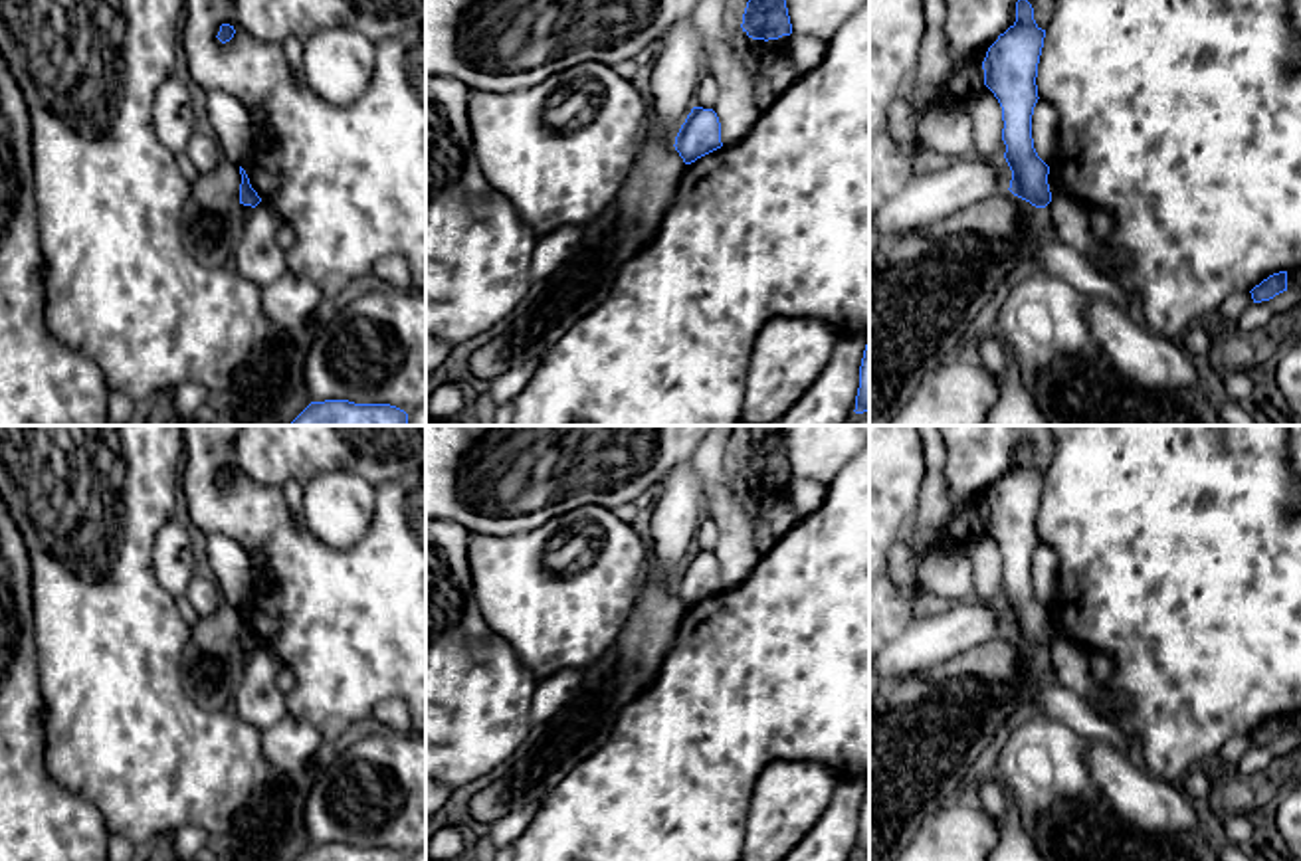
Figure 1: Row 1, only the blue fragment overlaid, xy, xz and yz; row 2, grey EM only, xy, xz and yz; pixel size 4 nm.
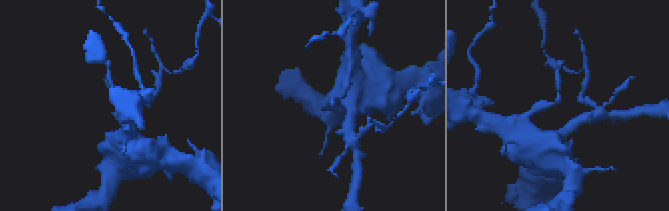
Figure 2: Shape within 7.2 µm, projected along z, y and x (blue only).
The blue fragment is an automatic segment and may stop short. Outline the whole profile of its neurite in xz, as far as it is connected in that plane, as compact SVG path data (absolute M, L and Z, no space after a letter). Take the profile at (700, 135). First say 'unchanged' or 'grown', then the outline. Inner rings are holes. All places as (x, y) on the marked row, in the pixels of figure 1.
unchanged; M693 107L673 146L685 164L721 148L721 123L717 113L713 109Z

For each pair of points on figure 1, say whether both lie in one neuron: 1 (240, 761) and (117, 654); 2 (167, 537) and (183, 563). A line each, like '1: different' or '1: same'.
1: same
2: same

